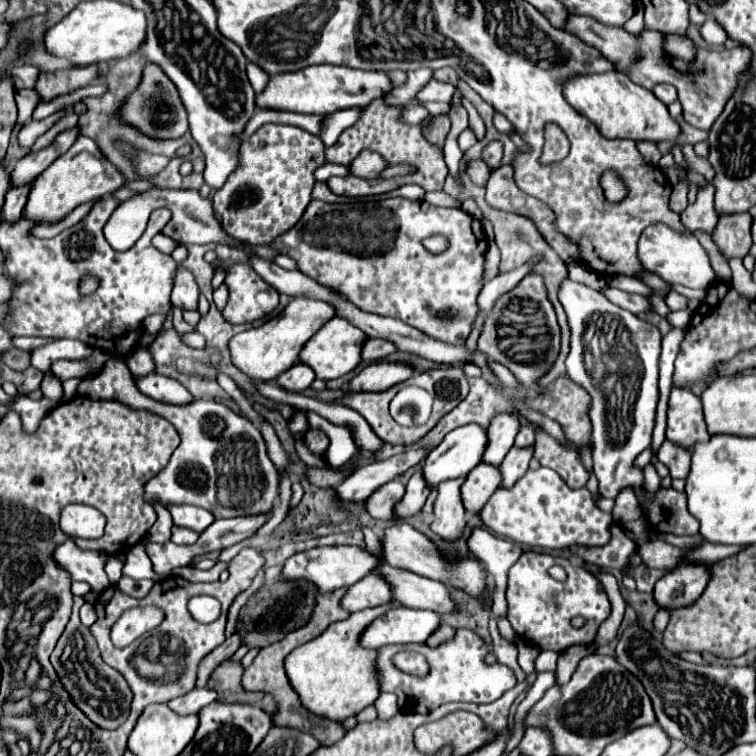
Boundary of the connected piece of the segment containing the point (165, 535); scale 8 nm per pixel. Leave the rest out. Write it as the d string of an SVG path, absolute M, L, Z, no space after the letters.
M156 505L154 507L156 513L158 513L158 521L152 525L152 529L148 531L148 539L154 541L154 543L164 543L164 541L170 541L170 535L172 535L172 517L170 517L170 511L162 505Z

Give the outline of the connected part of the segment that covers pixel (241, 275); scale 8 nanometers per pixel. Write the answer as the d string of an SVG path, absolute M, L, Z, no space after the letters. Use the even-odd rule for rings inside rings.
M230 265L224 285L228 287L228 303L222 311L228 323L252 323L270 315L278 305L278 289L262 281L252 265Z

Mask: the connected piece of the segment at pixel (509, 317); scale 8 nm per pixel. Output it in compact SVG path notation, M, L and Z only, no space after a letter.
M528 273L510 293L502 295L484 321L482 335L478 339L478 349L486 349L488 357L500 357L500 363L508 367L514 377L542 393L534 381L544 375L556 361L560 351L560 327L556 323L556 313L546 297L544 281L538 273Z

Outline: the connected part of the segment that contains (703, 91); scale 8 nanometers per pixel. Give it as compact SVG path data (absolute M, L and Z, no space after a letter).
M568 15L564 29L578 39L582 39L586 45L596 47L604 57L612 59L616 63L618 71L626 73L634 83L654 89L654 85L660 83L672 83L676 85L678 99L684 107L684 119L686 123L708 131L718 115L722 113L726 101L734 93L738 85L738 75L748 69L748 61L752 57L750 49L734 47L724 51L704 51L698 49L698 55L692 63L686 63L682 59L676 59L664 51L664 35L660 31L644 29L638 37L626 33L622 27L608 27L592 17L582 15Z

